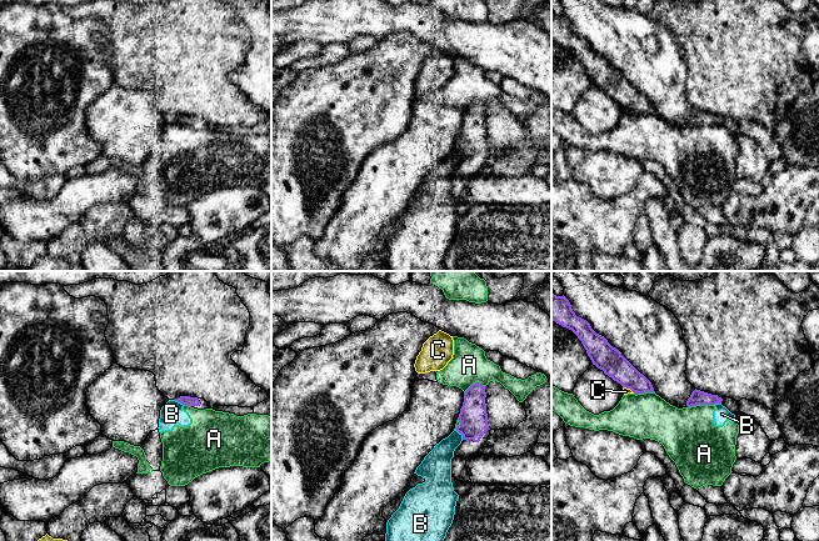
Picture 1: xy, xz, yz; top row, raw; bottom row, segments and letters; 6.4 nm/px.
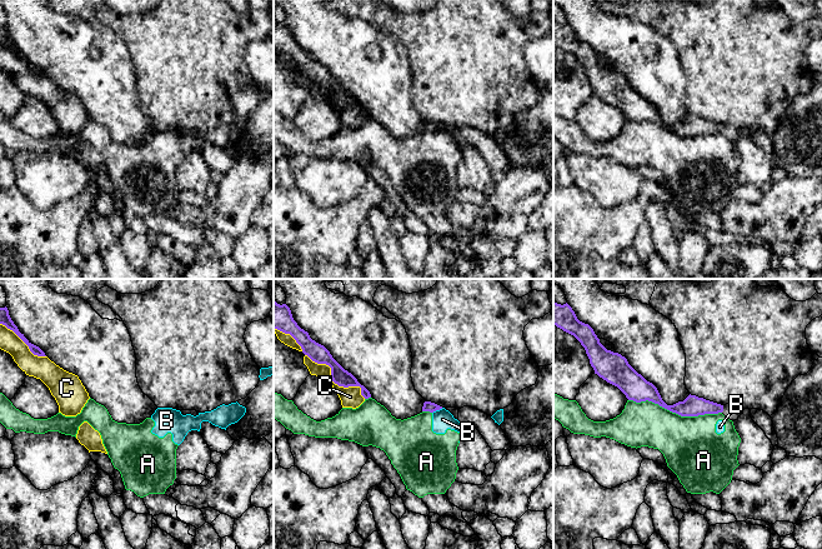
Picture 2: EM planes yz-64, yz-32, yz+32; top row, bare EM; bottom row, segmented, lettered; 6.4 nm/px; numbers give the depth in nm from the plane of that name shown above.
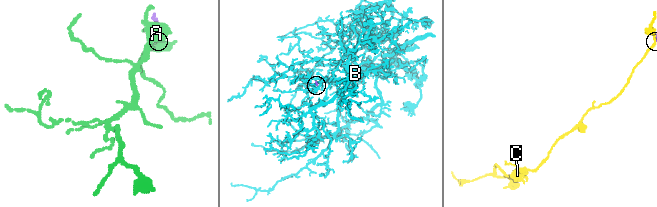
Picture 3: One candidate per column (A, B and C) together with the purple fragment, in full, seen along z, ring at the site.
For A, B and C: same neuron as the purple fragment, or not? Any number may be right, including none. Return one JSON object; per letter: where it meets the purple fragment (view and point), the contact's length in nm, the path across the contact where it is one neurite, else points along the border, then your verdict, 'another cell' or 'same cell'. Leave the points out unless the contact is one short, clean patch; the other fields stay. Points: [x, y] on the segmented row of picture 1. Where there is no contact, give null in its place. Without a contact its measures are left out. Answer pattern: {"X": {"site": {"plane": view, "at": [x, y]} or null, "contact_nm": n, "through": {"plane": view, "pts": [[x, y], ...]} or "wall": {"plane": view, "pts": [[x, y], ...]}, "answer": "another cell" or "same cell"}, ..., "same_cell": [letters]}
{"A": {"site": {"plane": "yz", "at": [700, 404]}, "contact_nm": 170, "answer": "another cell"}, "B": {"site": {"plane": "xz", "at": [460, 432]}, "contact_nm": 90, "answer": "another cell"}, "C": {"site": {"plane": "yz", "at": [629, 387]}, "contact_nm": 90, "answer": "another cell"}, "same_cell": []}

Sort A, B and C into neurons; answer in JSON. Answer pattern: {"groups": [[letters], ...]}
{"groups": [["A", "B"], ["C"]]}

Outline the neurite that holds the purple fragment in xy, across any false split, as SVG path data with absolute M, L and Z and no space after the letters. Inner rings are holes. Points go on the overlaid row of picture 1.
M180 396L180 397L175 399L175 401L178 401L183 405L191 406L198 410L211 409L204 399Z

